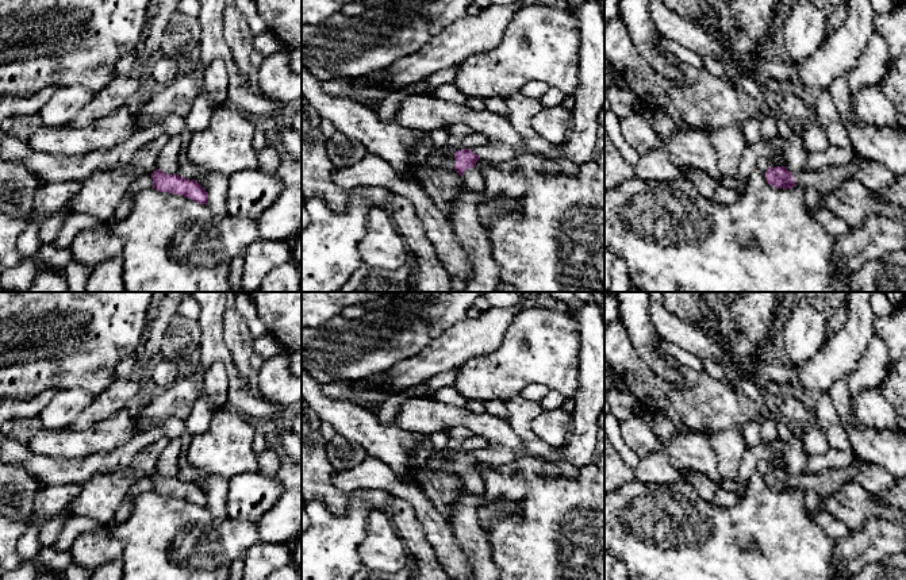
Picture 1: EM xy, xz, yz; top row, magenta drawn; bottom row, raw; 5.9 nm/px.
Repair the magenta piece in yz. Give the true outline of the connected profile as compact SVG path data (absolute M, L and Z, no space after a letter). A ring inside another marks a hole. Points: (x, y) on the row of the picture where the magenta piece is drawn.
M859 155L841 166L828 166L819 172L806 170L791 173L786 166L769 168L764 174L769 185L776 188L801 187L815 188L821 195L828 195L840 188L845 181L855 178L857 168L867 161Z

